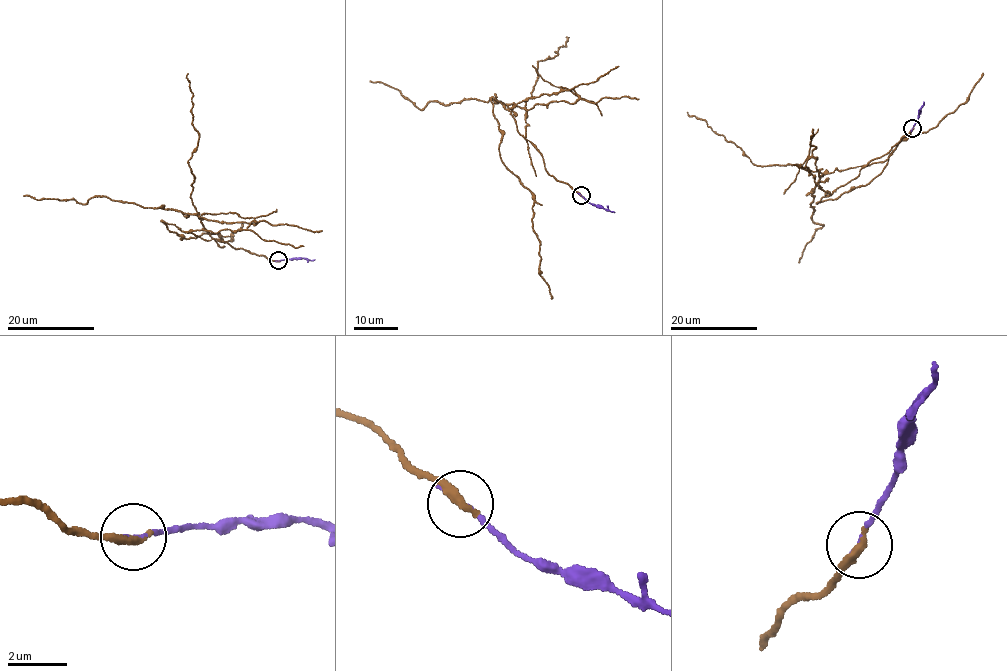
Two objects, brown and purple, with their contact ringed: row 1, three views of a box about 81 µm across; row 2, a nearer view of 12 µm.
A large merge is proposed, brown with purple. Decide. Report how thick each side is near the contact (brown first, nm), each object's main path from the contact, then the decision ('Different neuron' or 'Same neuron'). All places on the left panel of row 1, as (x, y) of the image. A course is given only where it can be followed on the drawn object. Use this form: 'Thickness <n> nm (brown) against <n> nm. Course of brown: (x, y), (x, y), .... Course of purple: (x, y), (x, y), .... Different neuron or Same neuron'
Thickness 360 nm (brown) against 100 nm. Course of brown: (278, 260), (186, 232), (246, 229), (253, 221), (219, 223), (104, 196), (82, 204), (23, 196). Course of purple: (278, 260), (314, 259). Different neuron

